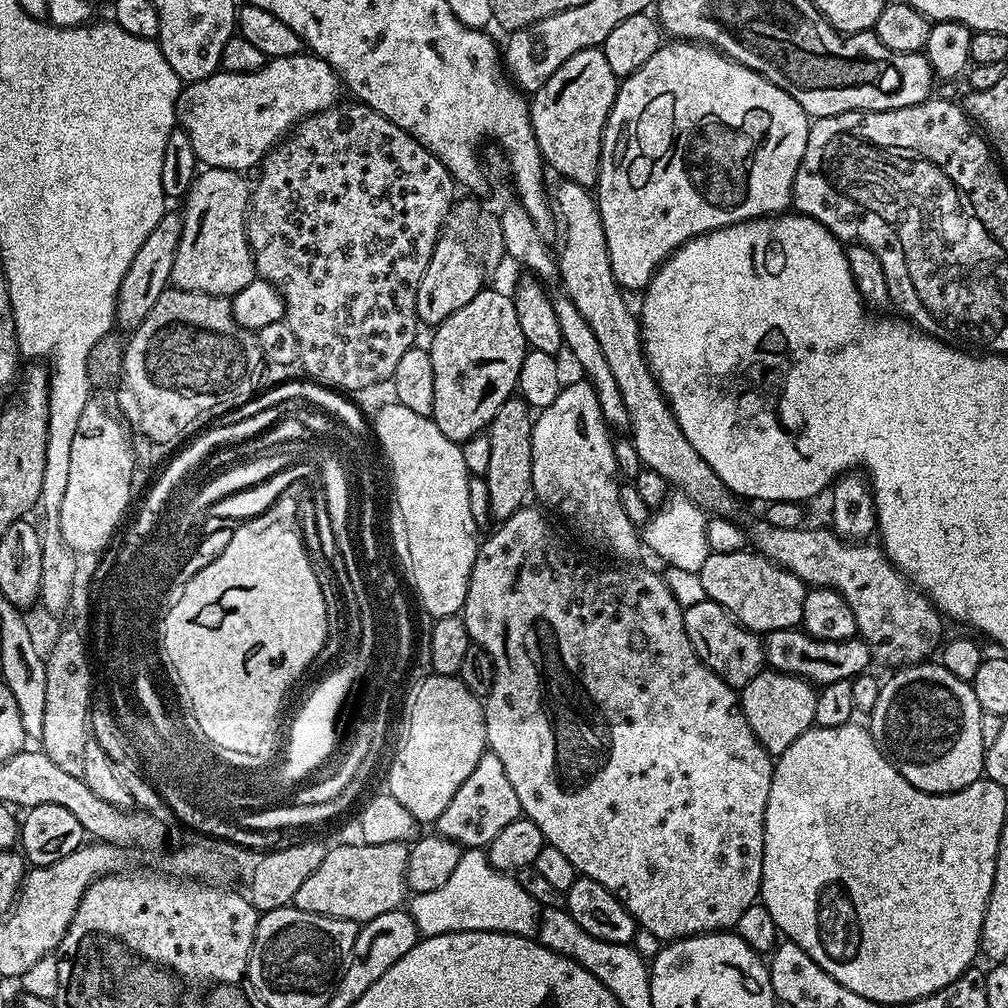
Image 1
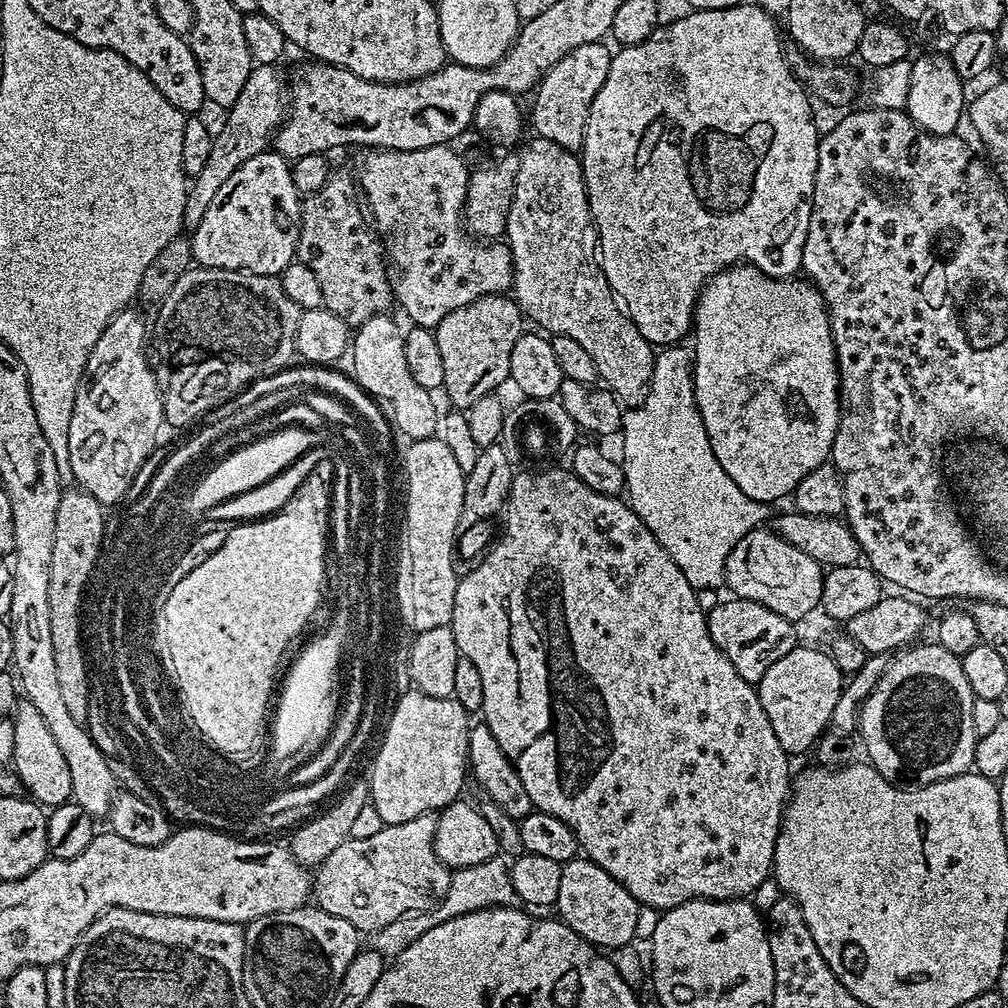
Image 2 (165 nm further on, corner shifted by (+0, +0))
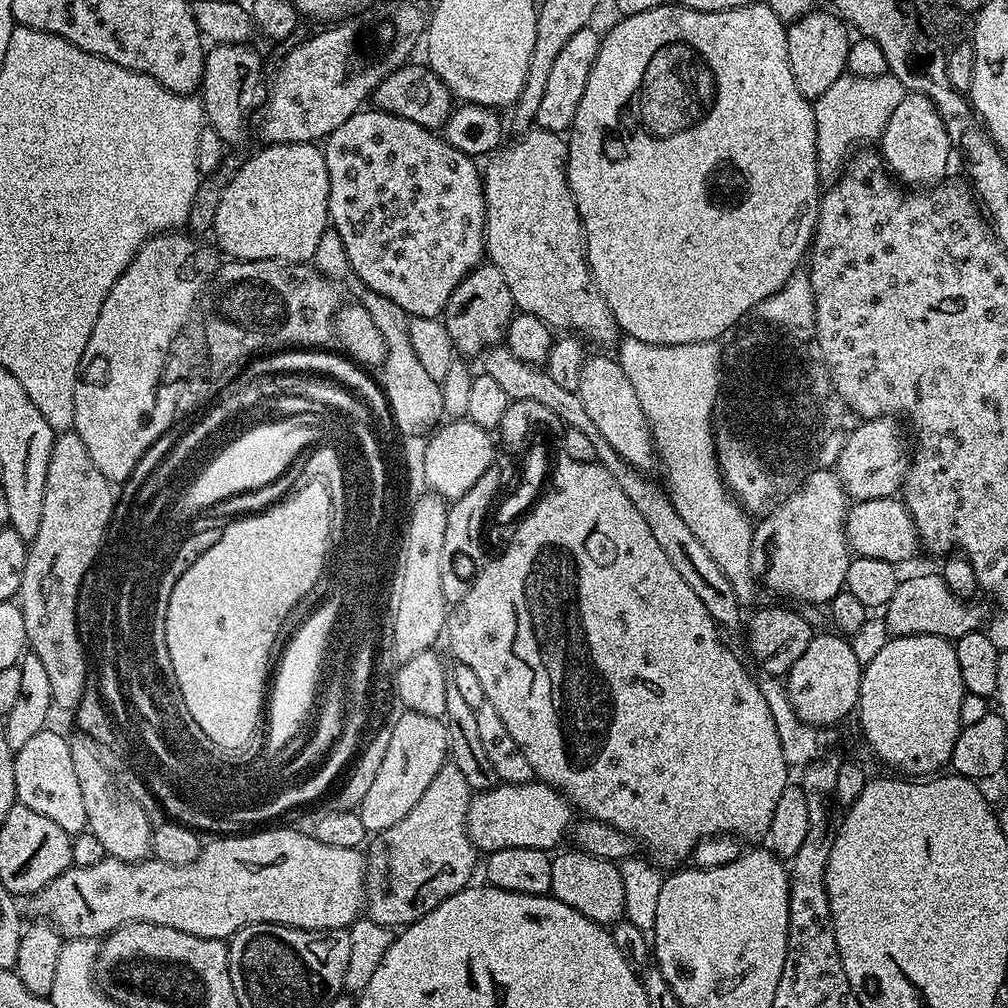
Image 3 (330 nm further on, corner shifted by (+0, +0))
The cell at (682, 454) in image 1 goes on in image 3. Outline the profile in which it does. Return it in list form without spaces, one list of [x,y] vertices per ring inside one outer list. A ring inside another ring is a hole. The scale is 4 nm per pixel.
[[[533,127],[516,139],[520,140],[514,141],[509,148],[507,146],[501,147],[487,161],[489,164],[486,166],[483,165],[482,168],[485,198],[484,247],[486,249],[487,259],[495,268],[502,270],[502,278],[506,278],[506,286],[510,286],[510,298],[512,299],[513,305],[520,312],[525,312],[534,318],[538,318],[543,324],[547,324],[553,330],[559,330],[559,328],[577,328],[581,333],[576,332],[581,337],[589,336],[596,344],[613,343],[612,345],[615,345],[621,339],[622,333],[616,324],[616,319],[610,310],[610,306],[606,306],[606,298],[602,298],[602,294],[594,282],[592,271],[588,269],[588,249],[584,242],[584,226],[580,222],[580,215],[576,209],[572,192],[568,189],[568,145],[565,137],[559,132],[551,132],[550,130]]]

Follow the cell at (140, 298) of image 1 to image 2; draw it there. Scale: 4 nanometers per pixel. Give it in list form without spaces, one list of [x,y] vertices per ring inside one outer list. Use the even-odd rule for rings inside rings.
[[[256,64],[246,78],[246,86],[242,86],[242,94],[238,94],[238,102],[227,109],[224,125],[215,129],[210,158],[206,158],[206,166],[202,166],[202,174],[191,181],[188,197],[184,206],[184,225],[188,230],[195,230],[198,222],[202,222],[202,214],[206,214],[206,206],[214,202],[214,194],[218,194],[218,186],[246,162],[246,158],[254,158],[254,154],[265,151],[273,139],[274,130],[279,128],[286,116],[286,84],[284,76],[276,64]]]

